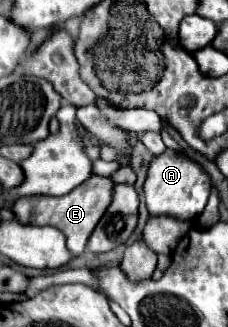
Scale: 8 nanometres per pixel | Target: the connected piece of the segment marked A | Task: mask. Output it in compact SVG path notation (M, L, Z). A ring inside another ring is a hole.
M166 148L160 156L154 156L148 168L148 178L144 182L144 196L150 214L172 214L182 220L192 220L202 214L210 198L212 180L208 172L184 152Z

